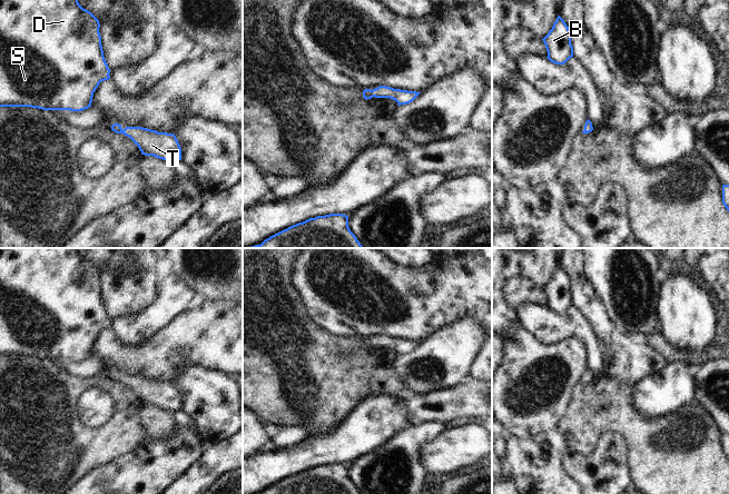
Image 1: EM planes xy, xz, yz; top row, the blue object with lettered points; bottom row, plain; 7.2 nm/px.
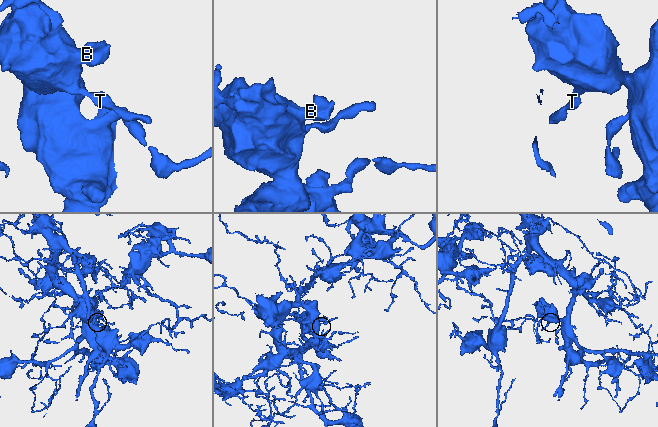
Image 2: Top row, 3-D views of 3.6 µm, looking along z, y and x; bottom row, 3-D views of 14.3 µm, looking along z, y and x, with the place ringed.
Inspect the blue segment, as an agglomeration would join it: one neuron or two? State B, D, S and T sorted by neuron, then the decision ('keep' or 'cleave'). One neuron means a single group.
groups B D S T; keep

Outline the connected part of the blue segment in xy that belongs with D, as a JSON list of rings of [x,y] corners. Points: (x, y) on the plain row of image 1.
[[[0,248],[0,356],[31,356],[42,359],[81,360],[91,356],[93,342],[101,330],[110,328],[104,306],[99,269],[83,258],[78,248]]]

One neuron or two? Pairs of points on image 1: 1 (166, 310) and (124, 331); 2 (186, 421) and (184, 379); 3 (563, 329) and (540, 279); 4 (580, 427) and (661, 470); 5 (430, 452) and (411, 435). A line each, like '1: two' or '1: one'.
1: one
2: two
3: two
4: one
5: two

